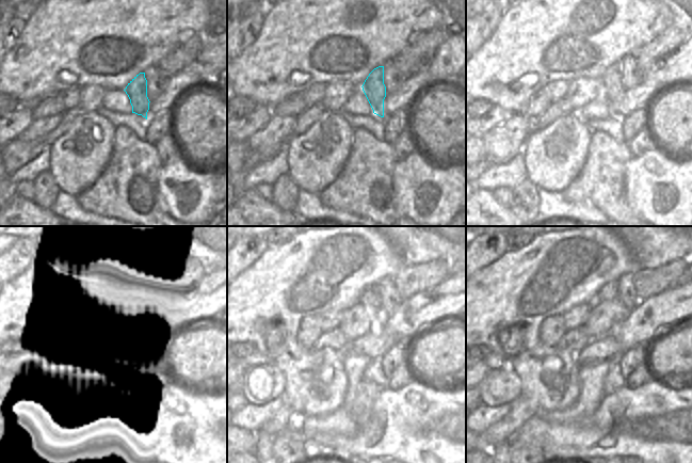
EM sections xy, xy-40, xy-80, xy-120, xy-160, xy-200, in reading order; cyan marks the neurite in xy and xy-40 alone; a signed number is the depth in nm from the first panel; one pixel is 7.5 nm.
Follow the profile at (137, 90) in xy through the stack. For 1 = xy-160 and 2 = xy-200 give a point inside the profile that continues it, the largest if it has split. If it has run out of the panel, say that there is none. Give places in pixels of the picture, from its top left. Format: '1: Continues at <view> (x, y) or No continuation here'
1: Continues at xy-160 (371, 300)
2: Continues at xy-200 (610, 291).

